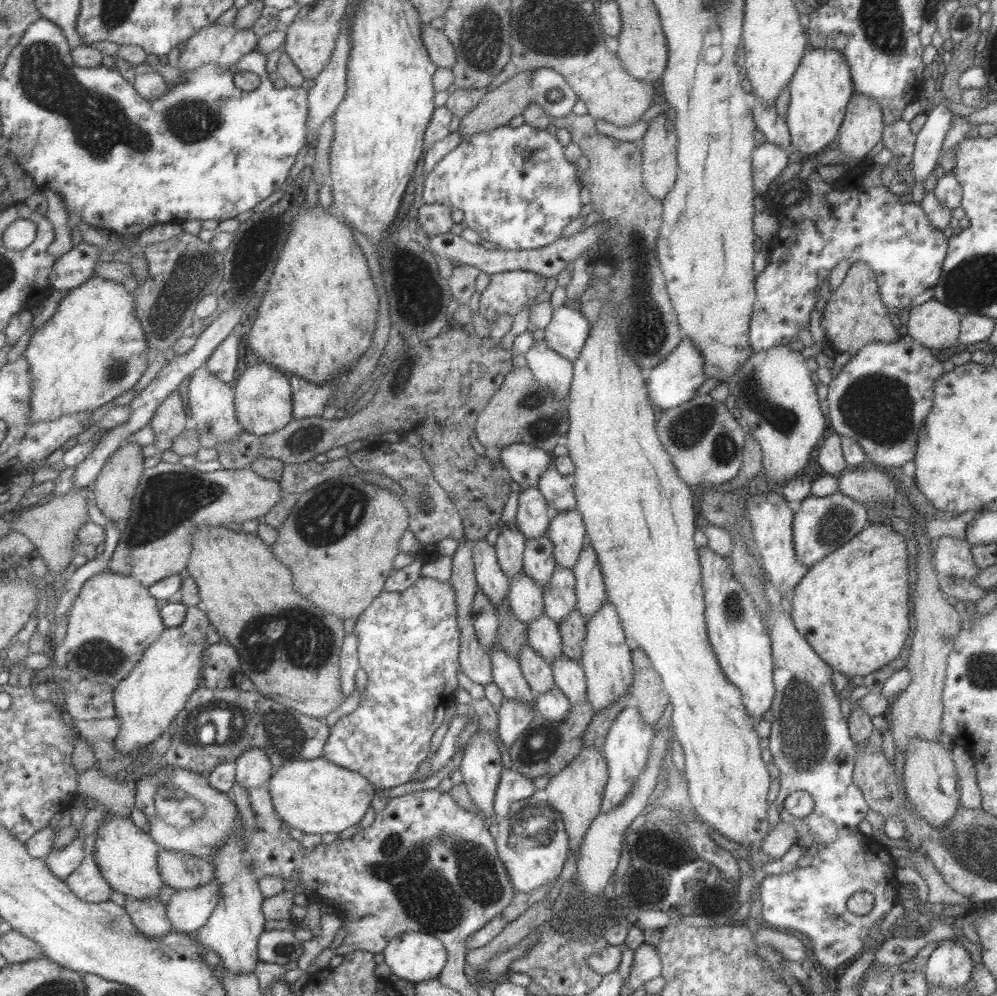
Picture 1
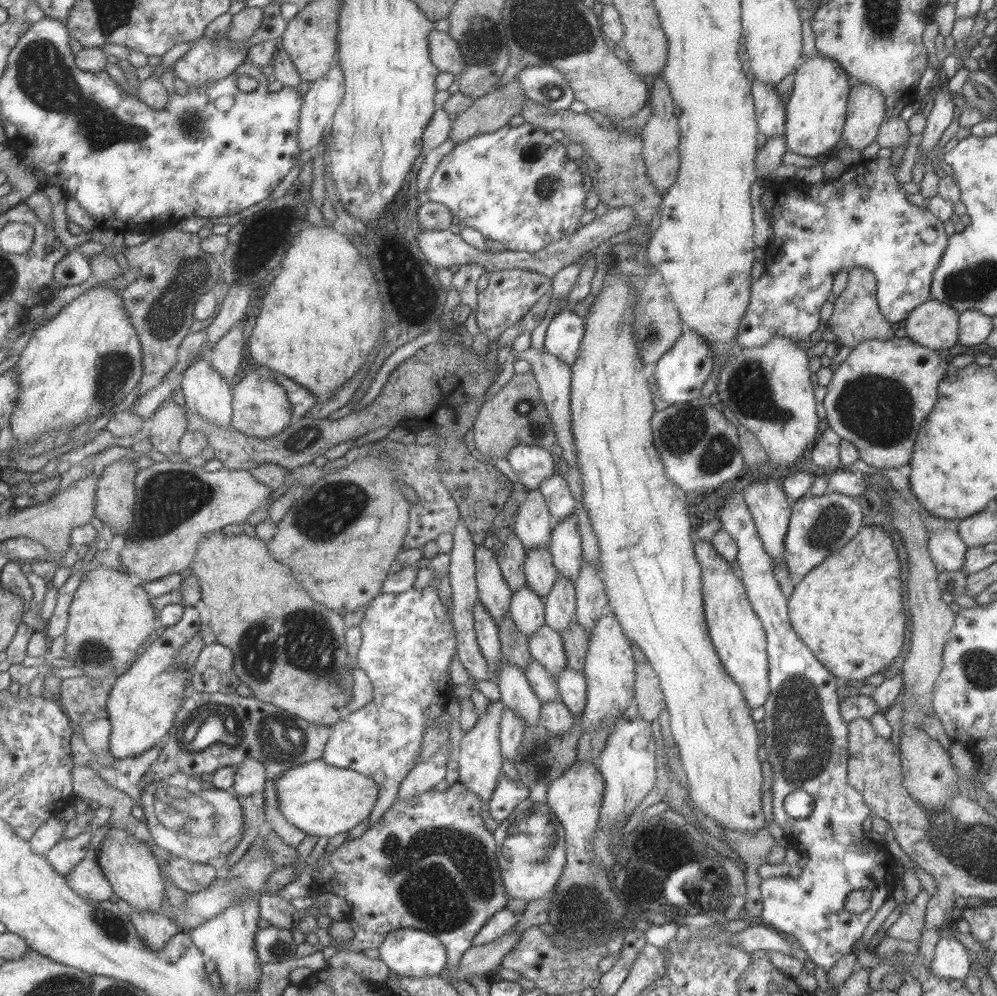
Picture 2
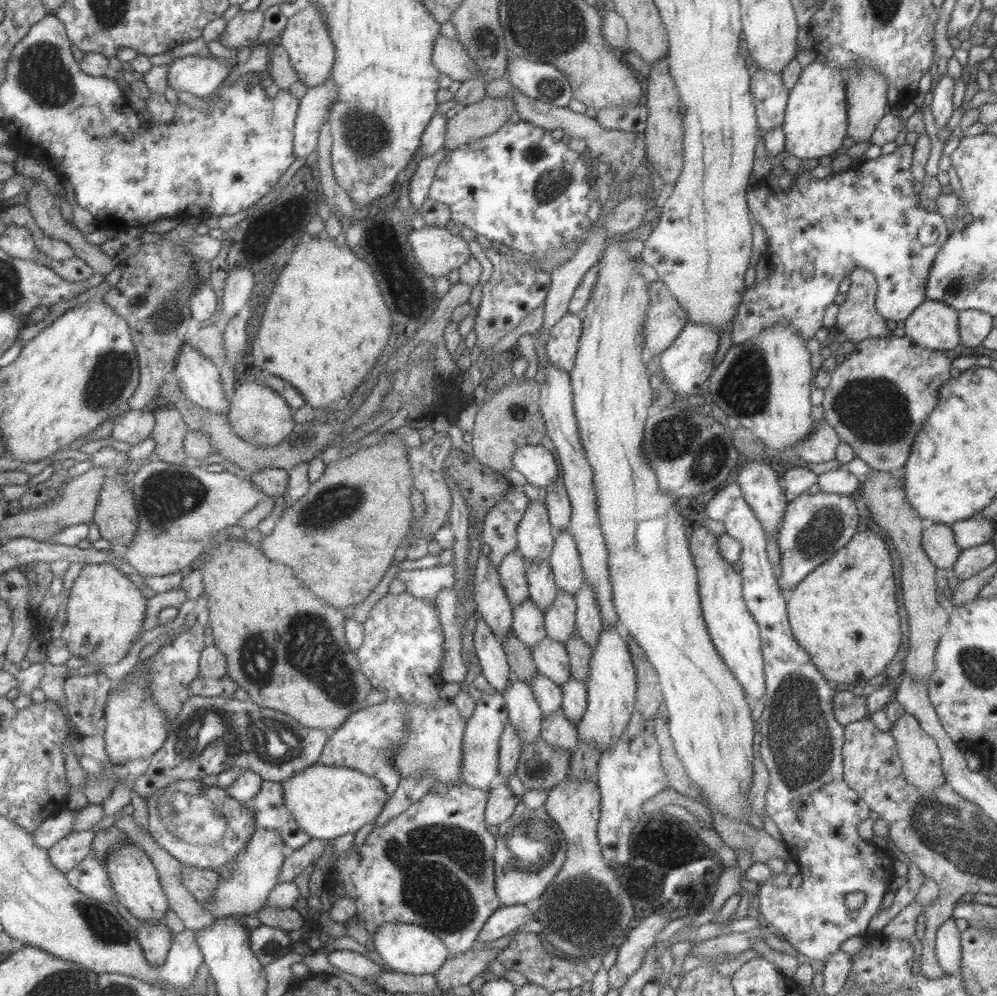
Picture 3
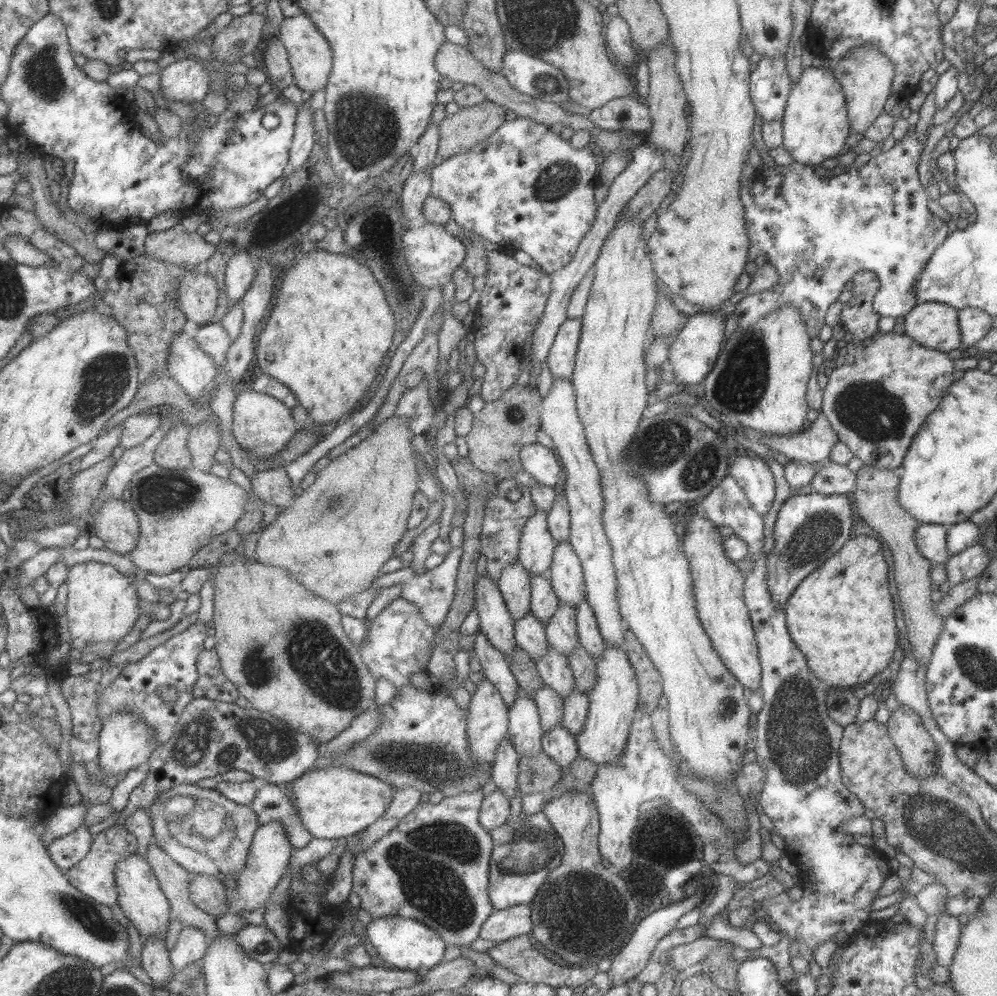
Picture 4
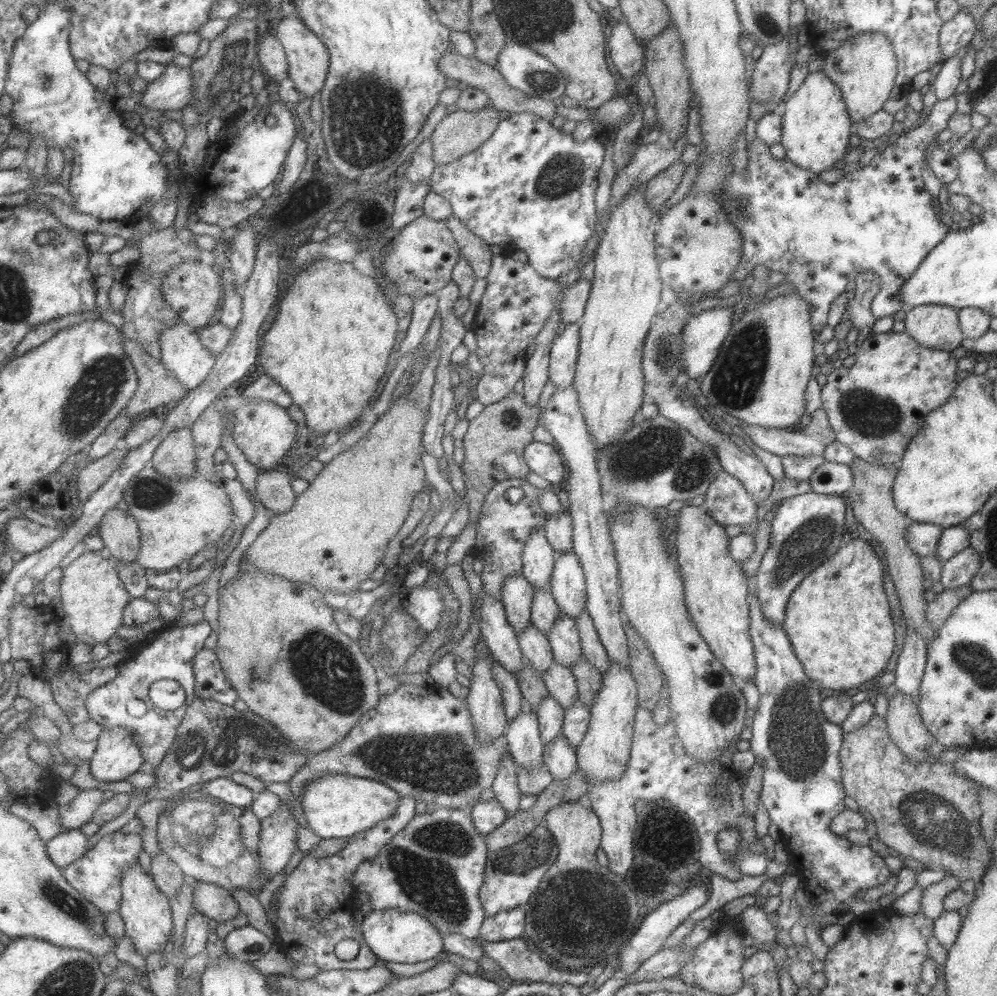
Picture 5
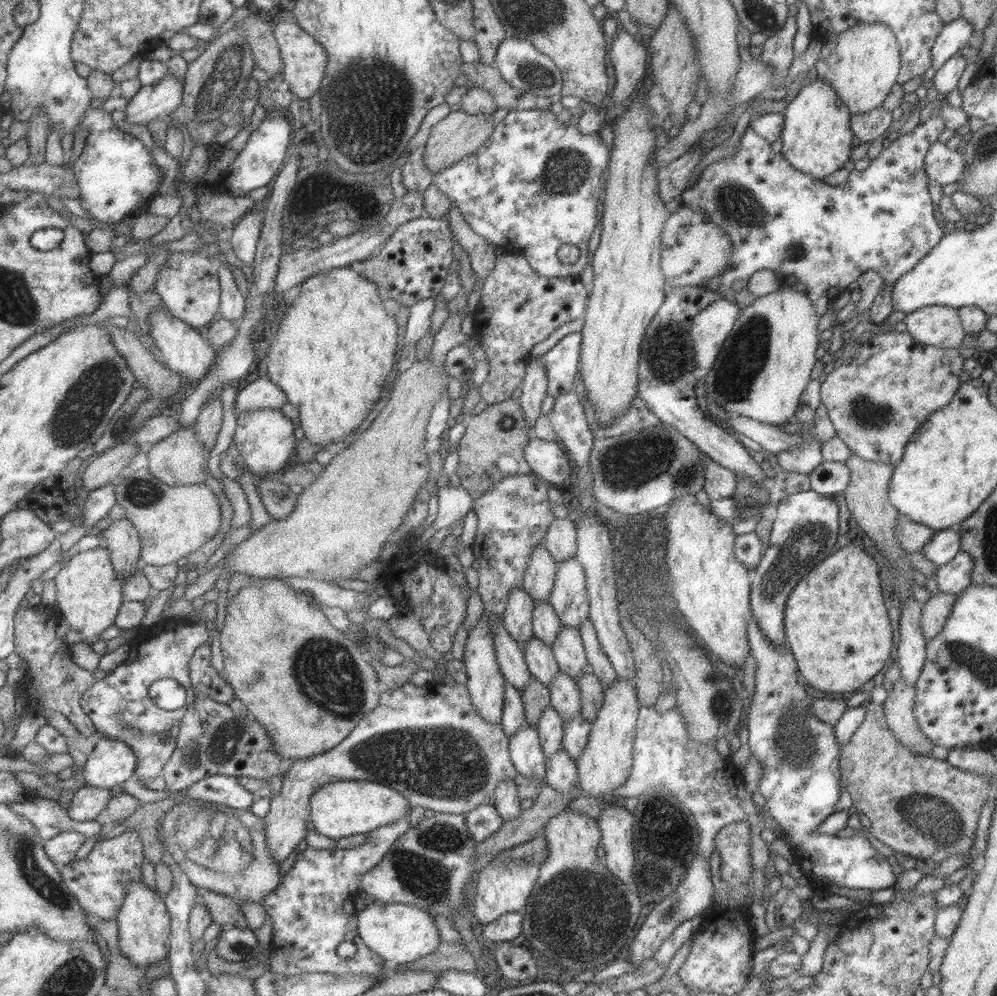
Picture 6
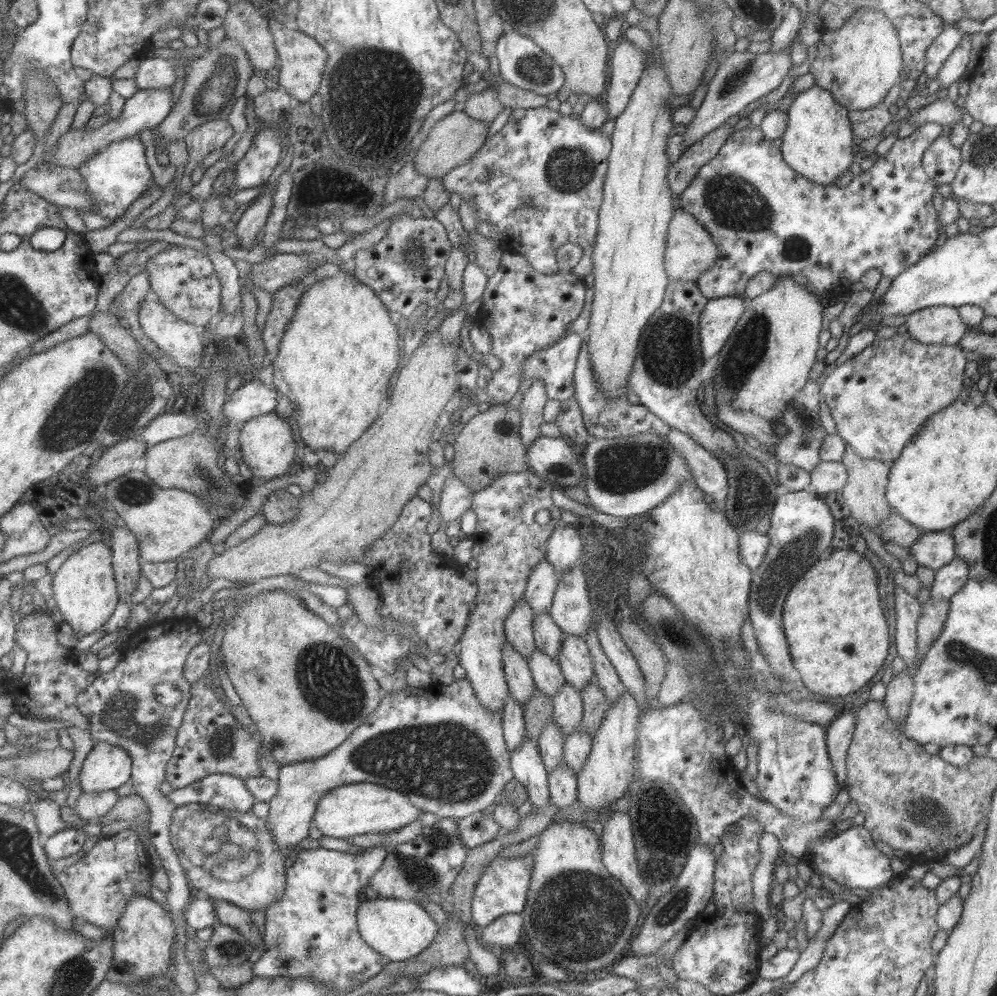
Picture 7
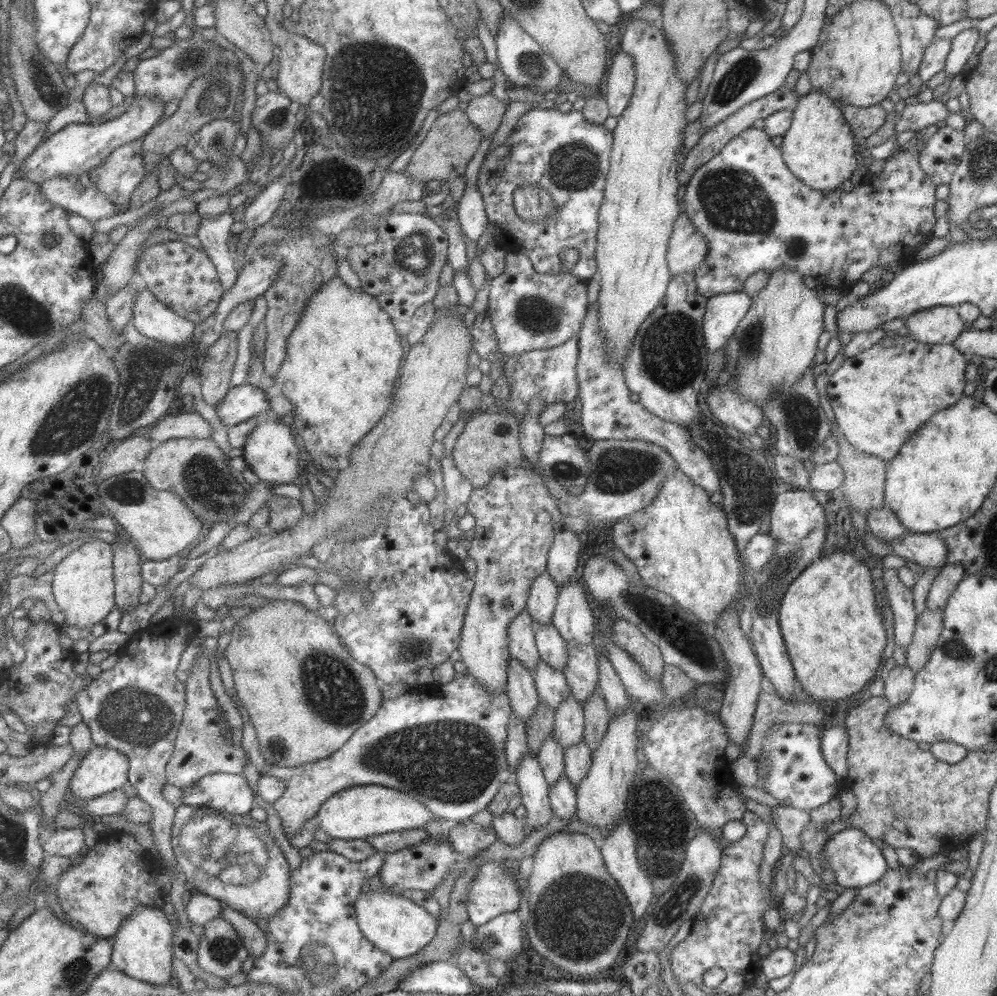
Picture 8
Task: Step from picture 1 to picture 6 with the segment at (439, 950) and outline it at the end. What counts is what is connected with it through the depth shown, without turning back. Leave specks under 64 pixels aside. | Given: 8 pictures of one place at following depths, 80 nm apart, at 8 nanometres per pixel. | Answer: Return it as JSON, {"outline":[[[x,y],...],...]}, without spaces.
{"outline":[[[373,902],[369,906],[359,906],[356,914],[356,929],[359,938],[375,954],[391,965],[405,964],[429,954],[440,941],[435,920],[415,906],[407,904],[383,904]]]}

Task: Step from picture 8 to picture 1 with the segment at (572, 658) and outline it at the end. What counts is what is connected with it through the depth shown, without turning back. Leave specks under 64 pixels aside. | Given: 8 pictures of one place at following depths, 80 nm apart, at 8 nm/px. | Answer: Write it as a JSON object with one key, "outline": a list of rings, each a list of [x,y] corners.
{"outline":[[[556,566],[547,584],[541,586],[544,613],[559,624],[571,611],[576,610],[574,575],[569,569]]]}

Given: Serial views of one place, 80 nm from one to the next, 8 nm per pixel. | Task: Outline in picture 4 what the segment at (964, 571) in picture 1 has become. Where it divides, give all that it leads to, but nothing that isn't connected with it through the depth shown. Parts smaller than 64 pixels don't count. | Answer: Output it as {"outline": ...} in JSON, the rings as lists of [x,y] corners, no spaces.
{"outline":[[[919,523],[914,528],[913,540],[921,556],[930,563],[944,565],[949,560],[946,551],[946,526]]]}

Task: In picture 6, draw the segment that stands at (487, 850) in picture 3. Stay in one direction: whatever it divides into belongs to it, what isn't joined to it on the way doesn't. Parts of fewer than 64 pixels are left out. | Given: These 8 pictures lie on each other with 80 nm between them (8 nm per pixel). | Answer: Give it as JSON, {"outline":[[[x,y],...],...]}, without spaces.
{"outline":[[[435,812],[431,818],[421,819],[415,827],[409,828],[399,836],[378,864],[361,876],[360,893],[370,895],[375,902],[383,902],[383,904],[395,902],[415,906],[419,910],[425,910],[434,920],[437,914],[445,916],[451,924],[453,924],[453,915],[459,914],[477,930],[473,912],[467,909],[467,895],[464,892],[464,886],[472,879],[470,876],[475,860],[473,853],[475,846],[477,844],[473,843],[473,839],[467,835],[465,829],[465,815]]]}

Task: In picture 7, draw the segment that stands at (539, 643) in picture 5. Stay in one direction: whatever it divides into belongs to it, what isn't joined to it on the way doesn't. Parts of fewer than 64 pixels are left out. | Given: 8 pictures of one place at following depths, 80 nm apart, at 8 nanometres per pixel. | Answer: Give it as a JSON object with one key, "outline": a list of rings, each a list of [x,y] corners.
{"outline":[[[535,649],[527,662],[534,688],[540,690],[545,696],[552,698],[566,683],[558,662],[551,660],[540,650]]]}

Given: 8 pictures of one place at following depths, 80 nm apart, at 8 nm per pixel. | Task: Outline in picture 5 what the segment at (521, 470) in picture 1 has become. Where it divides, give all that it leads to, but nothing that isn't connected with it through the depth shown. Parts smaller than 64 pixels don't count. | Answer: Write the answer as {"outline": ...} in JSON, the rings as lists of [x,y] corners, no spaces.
{"outline":[[[533,440],[523,449],[522,459],[531,472],[535,472],[551,485],[563,480],[564,464],[555,446]]]}

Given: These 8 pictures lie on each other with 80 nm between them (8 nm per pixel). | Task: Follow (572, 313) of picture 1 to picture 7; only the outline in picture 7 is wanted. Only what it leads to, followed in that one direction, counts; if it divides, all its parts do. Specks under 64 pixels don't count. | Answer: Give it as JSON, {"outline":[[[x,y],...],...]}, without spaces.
{"outline":[[[567,333],[545,350],[537,350],[529,354],[520,364],[520,383],[518,390],[523,393],[524,390],[534,381],[540,380],[545,387],[546,397],[549,400],[569,400],[574,396],[574,369],[577,364],[577,356],[582,348],[584,338],[582,334]]]}

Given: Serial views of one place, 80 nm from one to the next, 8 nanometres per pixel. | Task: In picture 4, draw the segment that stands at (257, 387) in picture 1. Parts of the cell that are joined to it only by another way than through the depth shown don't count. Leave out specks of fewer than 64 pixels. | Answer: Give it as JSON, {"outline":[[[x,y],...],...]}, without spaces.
{"outline":[[[241,388],[234,406],[234,436],[248,454],[269,460],[270,456],[280,452],[292,440],[293,432],[299,428],[293,422],[294,419],[291,418],[292,414],[289,414],[289,409],[269,394]]]}

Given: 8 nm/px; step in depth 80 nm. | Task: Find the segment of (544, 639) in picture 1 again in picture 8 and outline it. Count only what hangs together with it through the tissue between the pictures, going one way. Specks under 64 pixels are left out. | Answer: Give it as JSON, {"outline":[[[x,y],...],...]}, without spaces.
{"outline":[[[570,694],[554,710],[554,727],[552,737],[557,741],[560,748],[567,748],[582,740],[584,729],[583,705],[576,701]]]}

